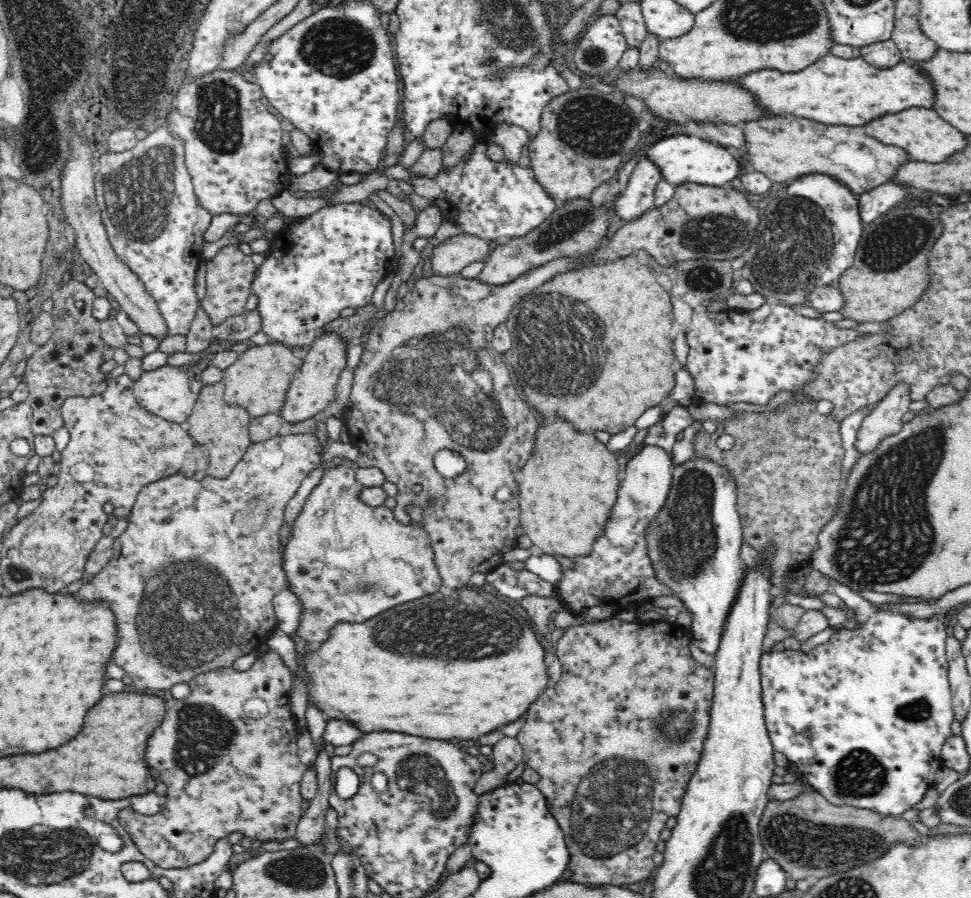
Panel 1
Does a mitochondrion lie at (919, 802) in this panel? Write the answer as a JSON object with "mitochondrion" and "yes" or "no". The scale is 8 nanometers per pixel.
{"mitochondrion":"no"}

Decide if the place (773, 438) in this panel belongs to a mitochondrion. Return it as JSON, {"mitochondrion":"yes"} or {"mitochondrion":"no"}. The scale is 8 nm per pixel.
{"mitochondrion":"yes"}

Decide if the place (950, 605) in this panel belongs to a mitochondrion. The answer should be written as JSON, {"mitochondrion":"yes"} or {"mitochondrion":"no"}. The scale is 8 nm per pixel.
{"mitochondrion":"no"}

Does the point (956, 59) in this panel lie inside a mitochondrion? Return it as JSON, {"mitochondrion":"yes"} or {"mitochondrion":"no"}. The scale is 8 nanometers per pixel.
{"mitochondrion":"no"}

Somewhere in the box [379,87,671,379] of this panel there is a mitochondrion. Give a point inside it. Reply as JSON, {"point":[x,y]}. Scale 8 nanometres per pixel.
{"point":[595,127]}

